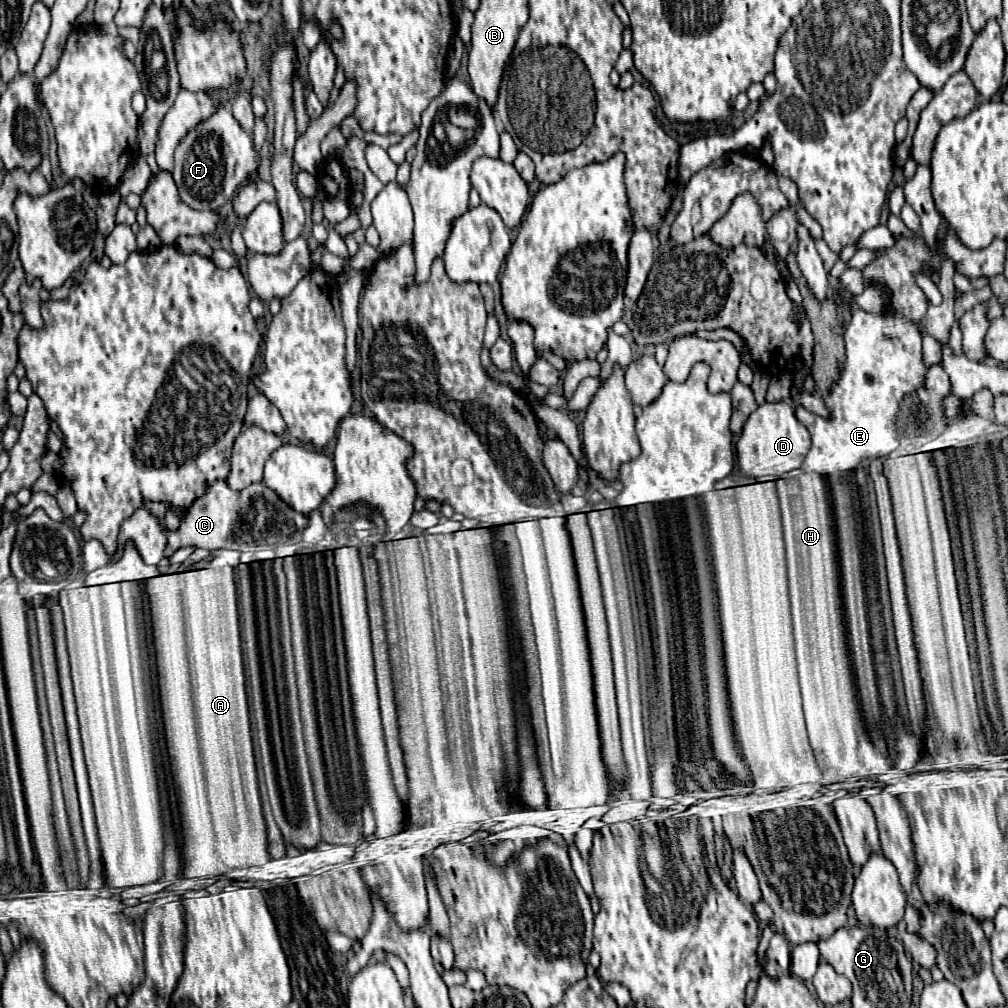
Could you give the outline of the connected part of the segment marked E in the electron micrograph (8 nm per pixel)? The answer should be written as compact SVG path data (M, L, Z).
M863 309L853 313L845 331L847 359L835 389L827 397L833 421L809 413L805 407L795 409L795 417L807 427L813 447L805 457L805 473L829 475L833 471L853 471L861 459L883 457L897 449L895 415L903 397L923 385L925 365L921 355L919 327L899 317L873 315Z

